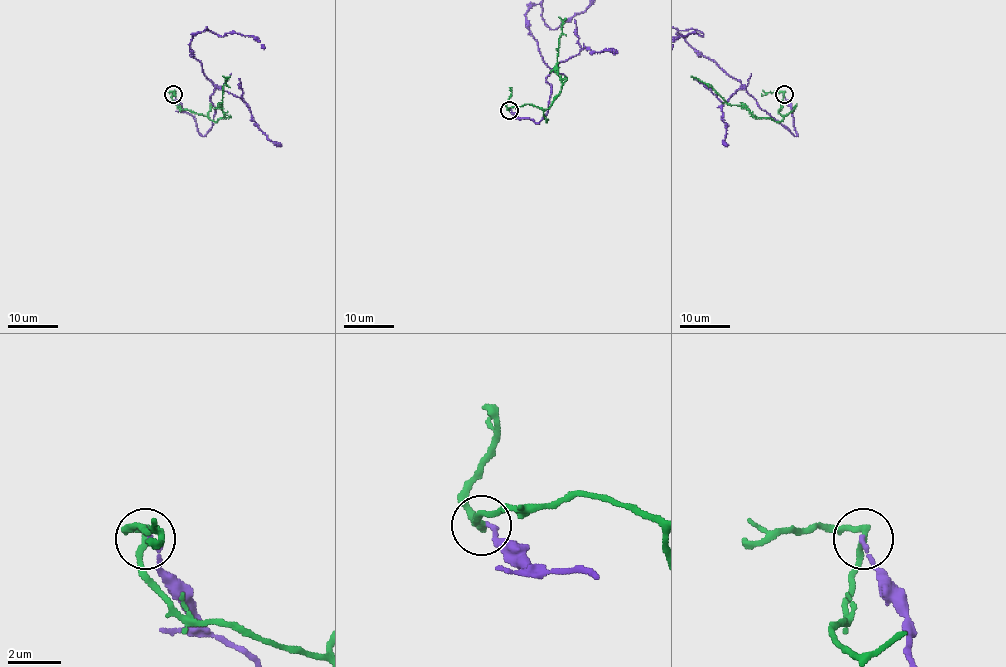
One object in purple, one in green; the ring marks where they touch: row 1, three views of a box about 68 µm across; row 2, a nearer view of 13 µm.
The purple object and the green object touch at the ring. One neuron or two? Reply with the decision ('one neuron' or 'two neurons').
two neurons

